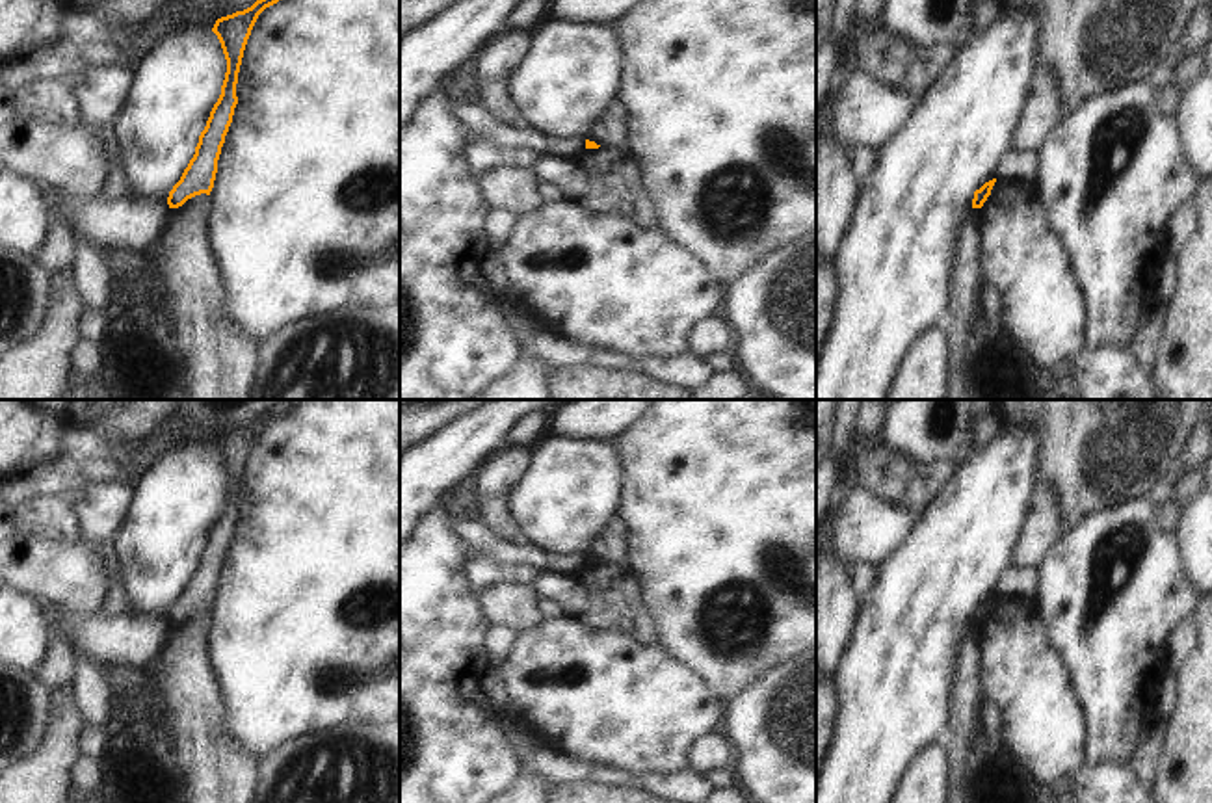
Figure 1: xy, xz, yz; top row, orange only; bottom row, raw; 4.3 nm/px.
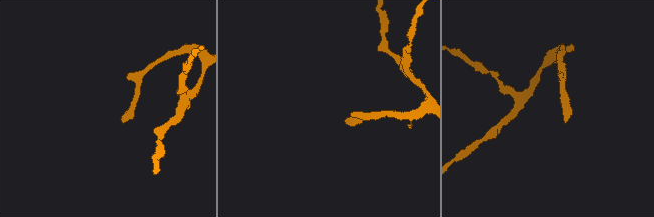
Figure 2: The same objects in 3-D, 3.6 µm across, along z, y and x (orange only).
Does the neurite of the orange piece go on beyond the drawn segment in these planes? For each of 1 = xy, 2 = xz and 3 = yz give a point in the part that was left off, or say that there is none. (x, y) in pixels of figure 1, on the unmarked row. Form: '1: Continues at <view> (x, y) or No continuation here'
1: No continuation here
2: No continuation here
3: No continuation here.

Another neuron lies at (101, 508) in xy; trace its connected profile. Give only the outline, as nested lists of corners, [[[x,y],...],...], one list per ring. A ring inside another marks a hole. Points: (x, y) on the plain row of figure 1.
[[[99,481],[78,493],[71,507],[86,541],[108,545],[132,506],[132,487]]]

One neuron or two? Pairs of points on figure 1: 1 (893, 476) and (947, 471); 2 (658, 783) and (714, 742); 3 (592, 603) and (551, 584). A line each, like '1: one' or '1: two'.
1: one
2: two
3: one

